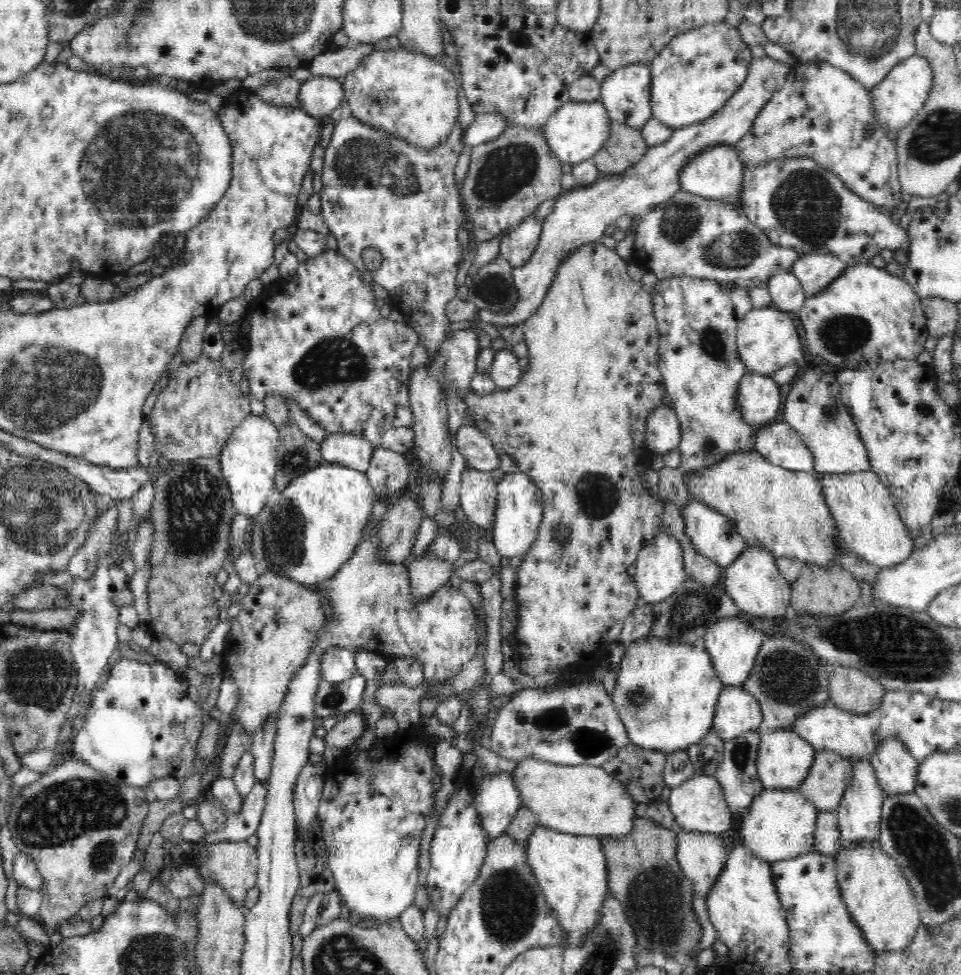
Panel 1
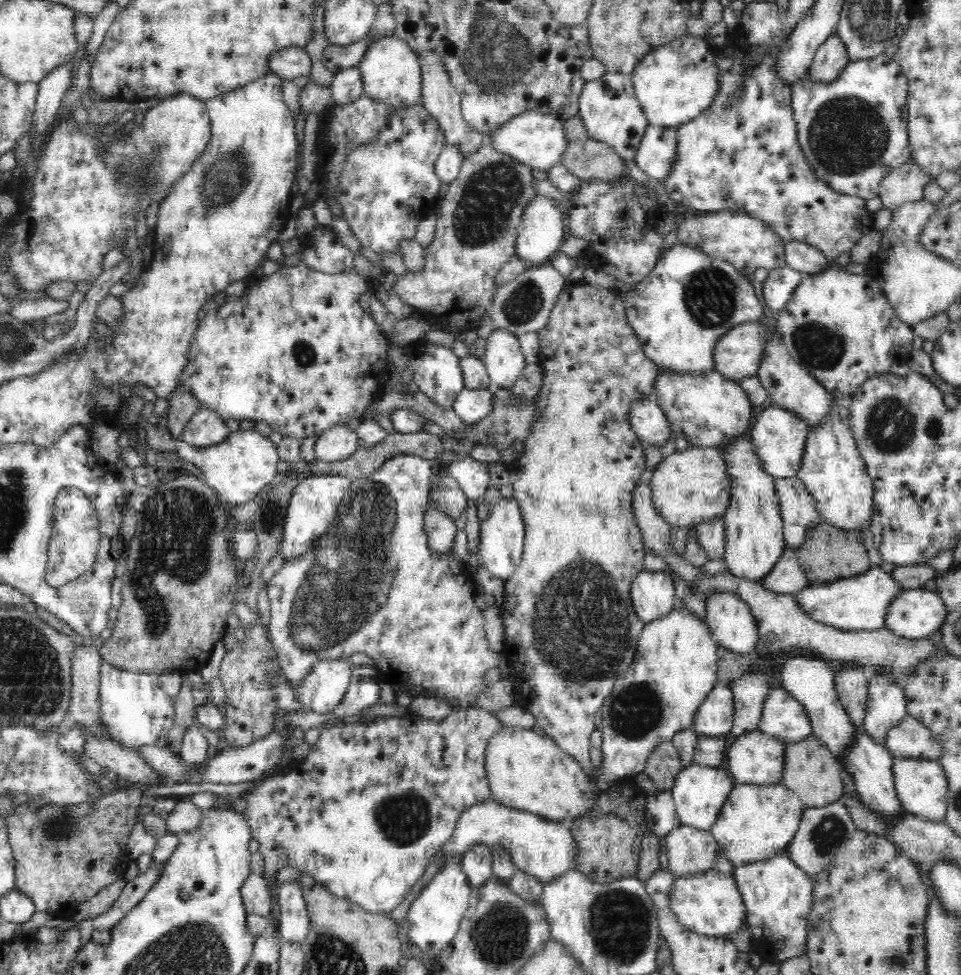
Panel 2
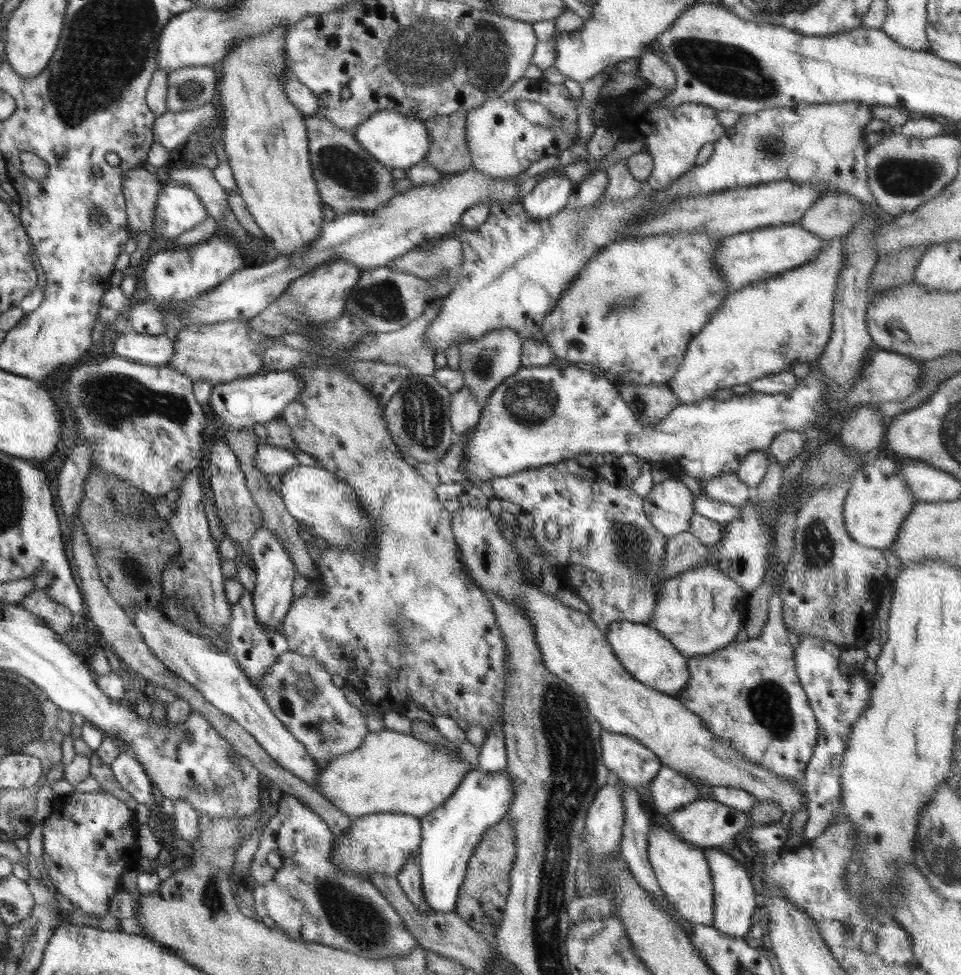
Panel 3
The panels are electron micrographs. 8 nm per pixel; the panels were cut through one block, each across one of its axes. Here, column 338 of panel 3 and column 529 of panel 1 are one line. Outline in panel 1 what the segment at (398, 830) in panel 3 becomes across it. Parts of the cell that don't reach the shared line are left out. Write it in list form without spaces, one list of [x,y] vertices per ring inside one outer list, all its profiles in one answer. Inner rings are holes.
[[[536,827],[528,838],[526,864],[534,873],[547,904],[559,918],[563,941],[579,945],[589,930],[600,922],[600,910],[609,892],[607,860],[601,838],[566,834],[546,827]]]

